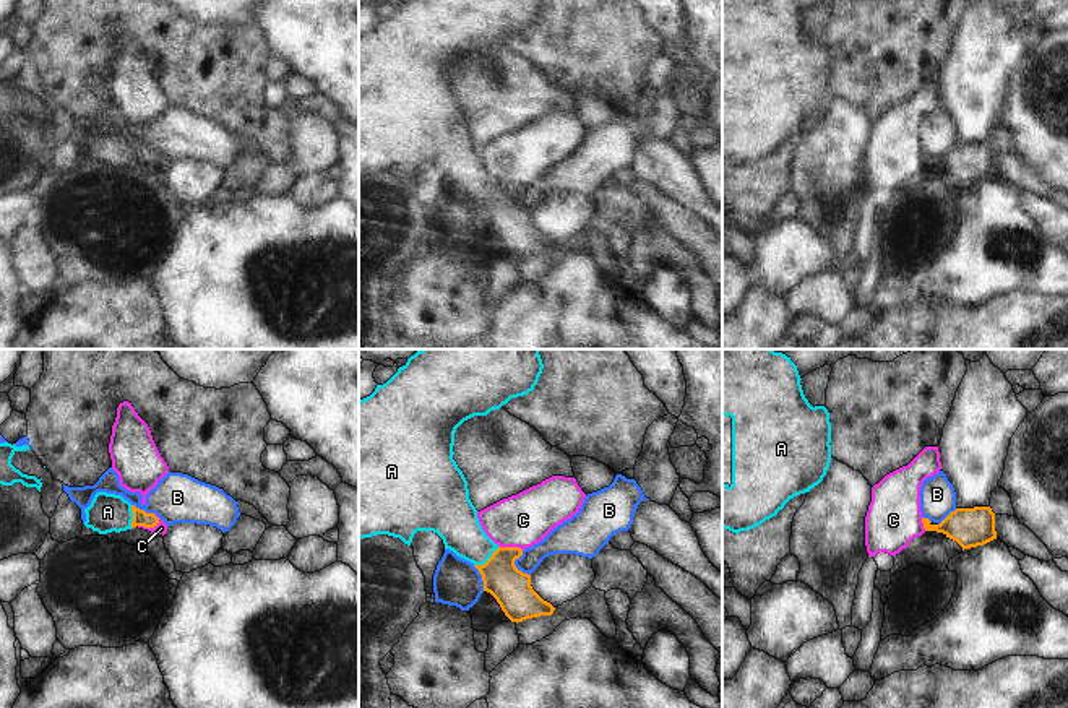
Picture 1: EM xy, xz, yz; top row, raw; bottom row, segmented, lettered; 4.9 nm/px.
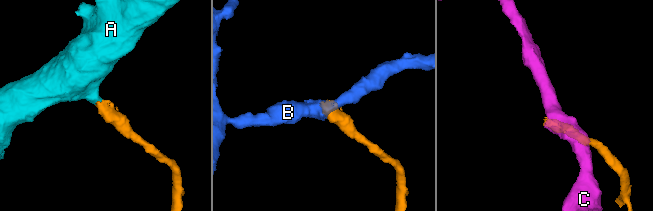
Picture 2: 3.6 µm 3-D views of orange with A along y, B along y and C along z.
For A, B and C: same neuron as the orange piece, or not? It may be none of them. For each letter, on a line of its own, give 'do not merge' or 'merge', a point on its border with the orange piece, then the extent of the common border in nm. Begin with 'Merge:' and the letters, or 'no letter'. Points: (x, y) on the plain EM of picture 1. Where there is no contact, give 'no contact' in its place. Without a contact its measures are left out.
Merge: A
A: merge | xz (487, 197) | 160 nm
B: do not merge | xz (515, 202) | 130 nm
C: do not merge | xy (150, 163) | 120 nm

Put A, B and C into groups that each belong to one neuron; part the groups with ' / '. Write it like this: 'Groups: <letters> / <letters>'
Groups: A / B / C

